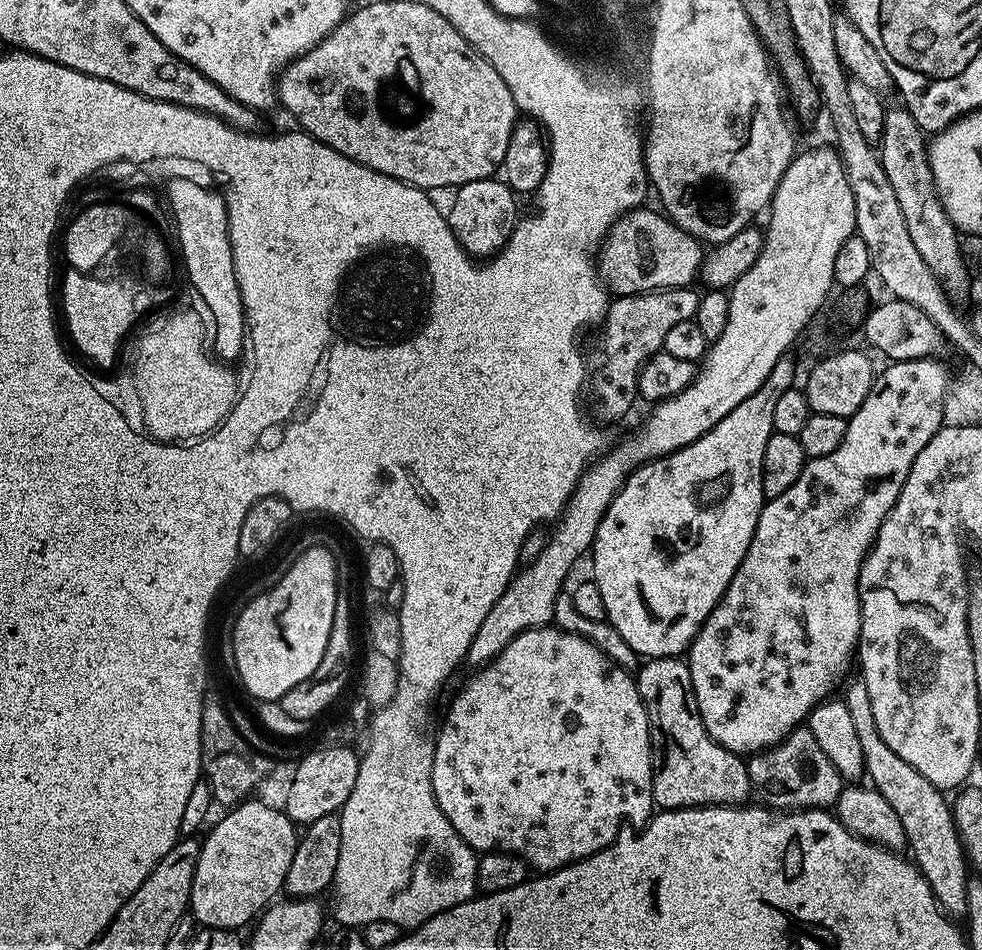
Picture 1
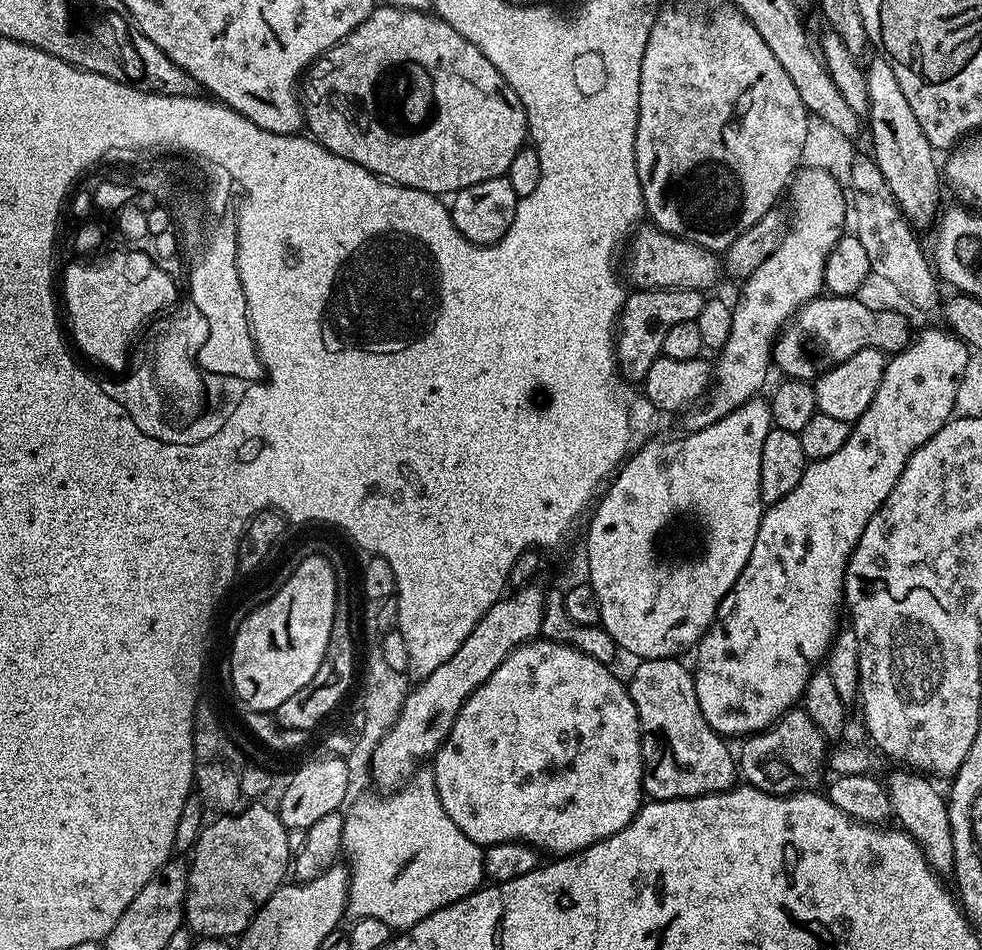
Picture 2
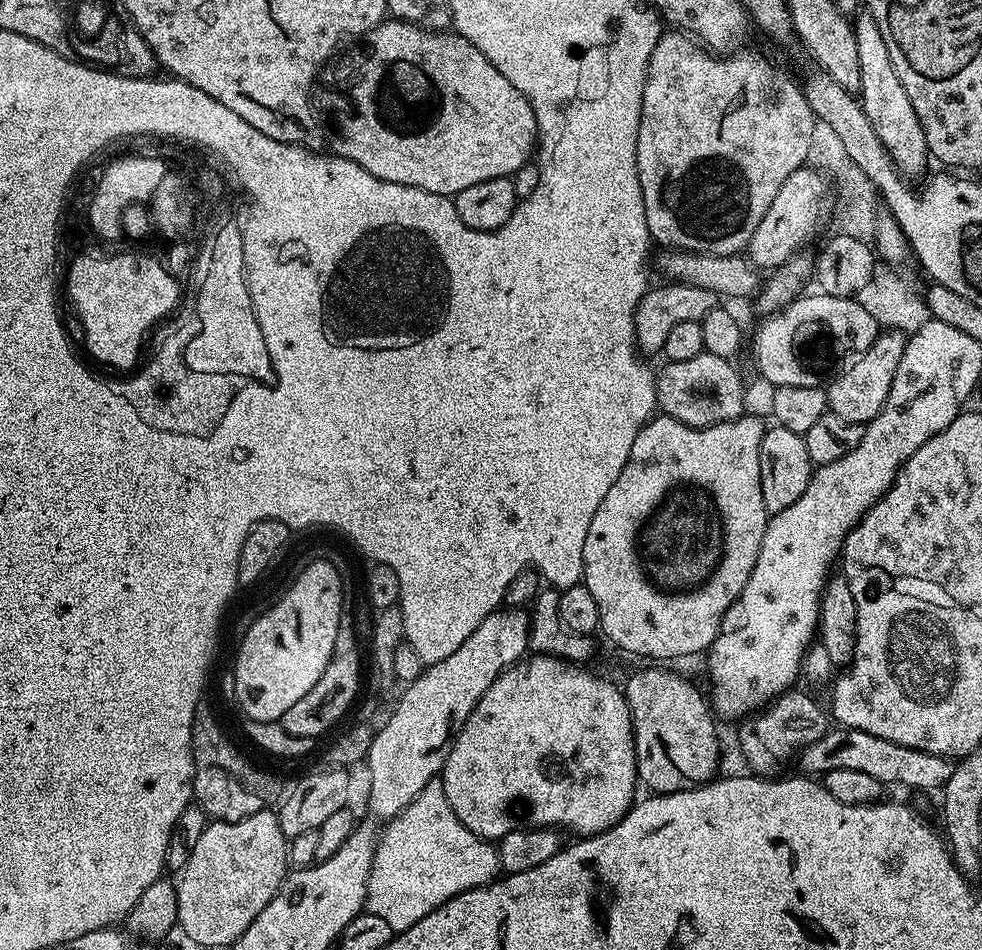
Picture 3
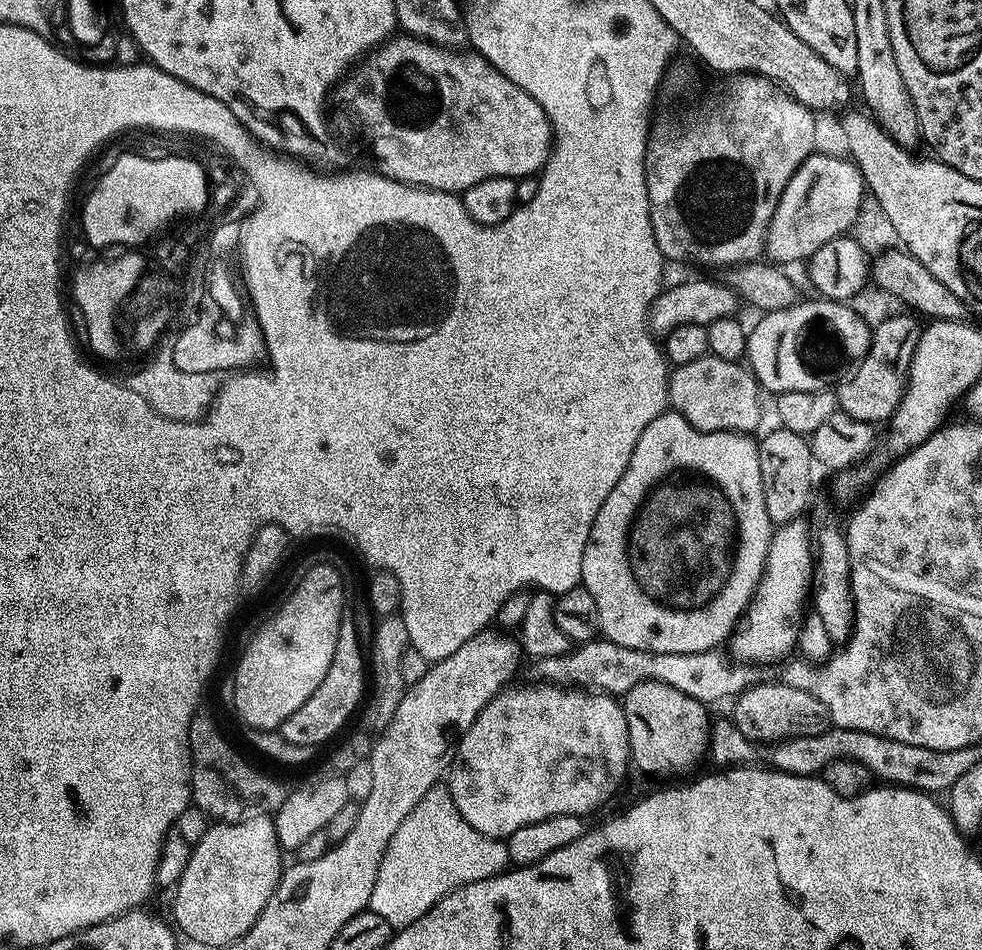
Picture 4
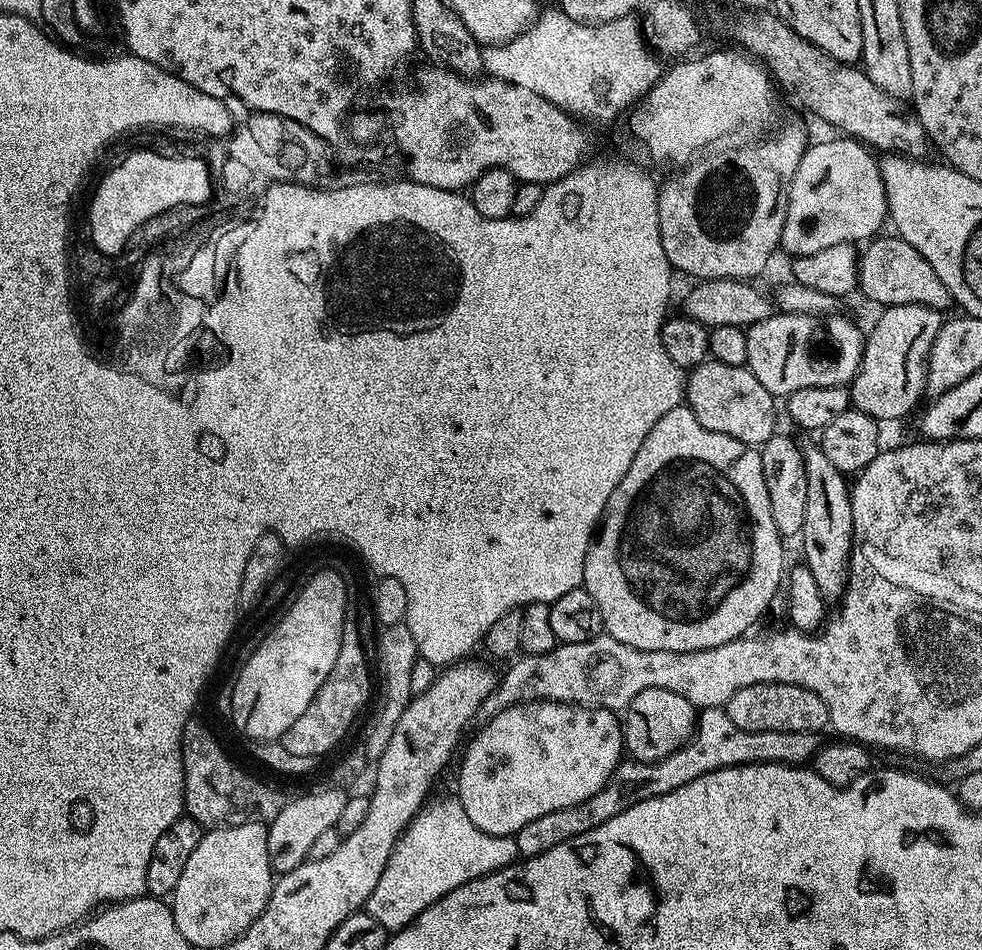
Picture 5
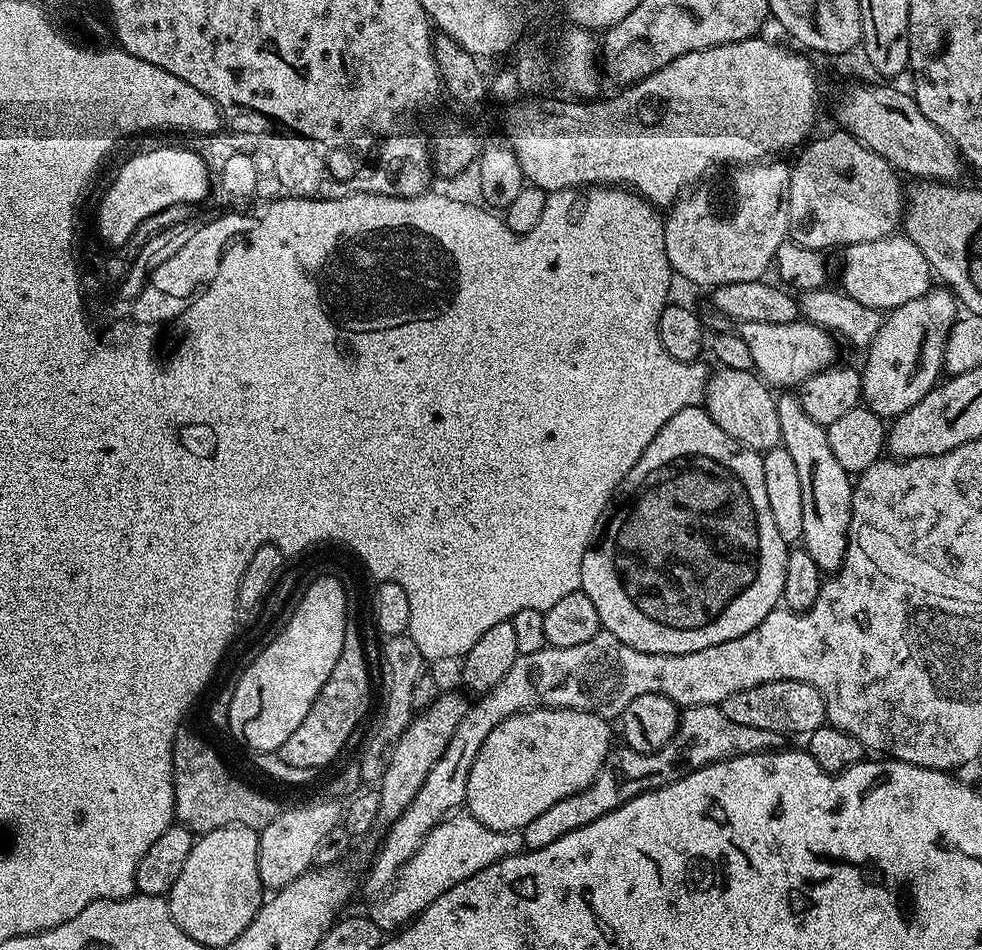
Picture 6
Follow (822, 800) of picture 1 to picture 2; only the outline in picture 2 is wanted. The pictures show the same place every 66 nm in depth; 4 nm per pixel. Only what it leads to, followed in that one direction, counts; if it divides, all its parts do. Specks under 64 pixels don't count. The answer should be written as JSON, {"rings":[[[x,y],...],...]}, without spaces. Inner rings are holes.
{"rings":[[[803,707],[789,708],[771,728],[757,732],[751,736],[743,737],[744,744],[738,748],[738,772],[741,777],[752,787],[768,792],[771,796],[789,796],[791,792],[811,789],[820,780],[820,768],[826,764],[826,738],[814,726],[810,714]]]}

